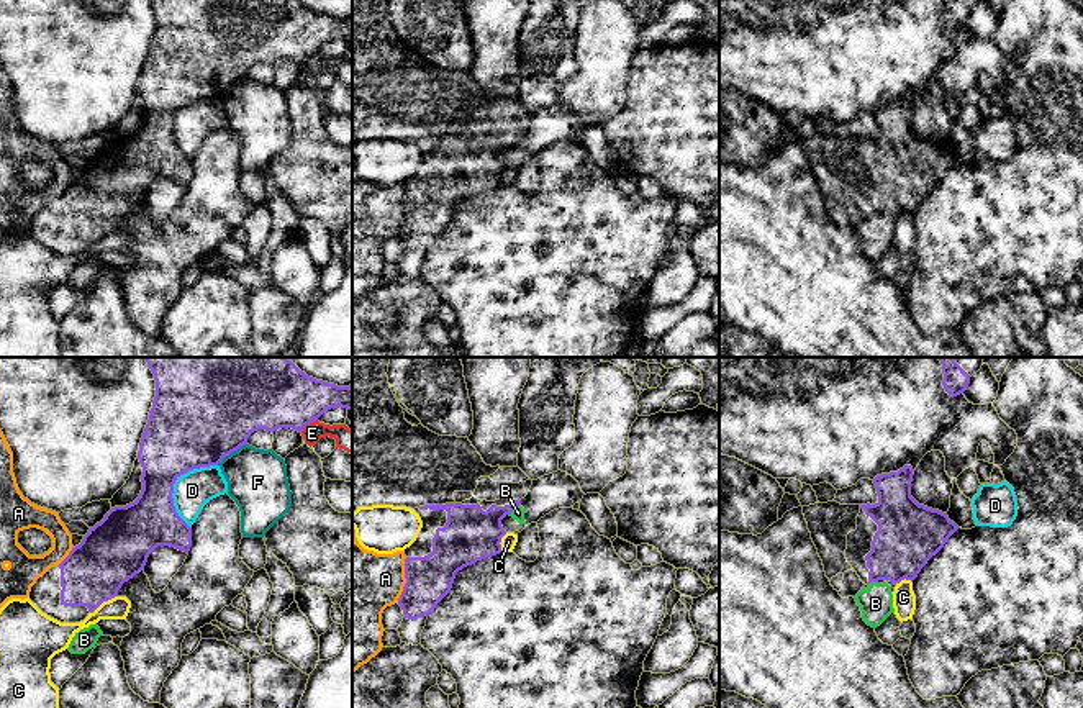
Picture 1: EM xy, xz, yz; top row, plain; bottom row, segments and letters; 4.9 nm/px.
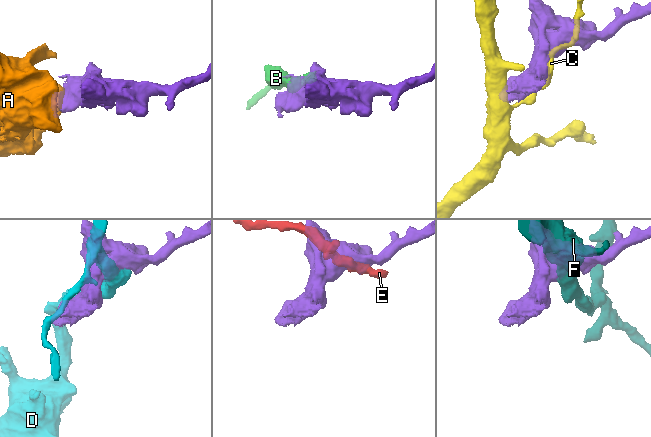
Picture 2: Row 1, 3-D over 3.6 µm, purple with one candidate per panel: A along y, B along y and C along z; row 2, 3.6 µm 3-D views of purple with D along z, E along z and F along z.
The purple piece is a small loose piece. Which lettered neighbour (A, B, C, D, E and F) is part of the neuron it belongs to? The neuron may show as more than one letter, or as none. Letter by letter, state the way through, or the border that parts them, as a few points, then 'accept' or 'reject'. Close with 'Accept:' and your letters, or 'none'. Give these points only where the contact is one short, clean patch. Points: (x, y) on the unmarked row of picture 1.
A: along xz (407, 190), (405, 218), (397, 235) | reject
B: reject
C: reject
D: reject
E: reject
F: along xy (246, 76), (217, 97) | reject
Accept: none

